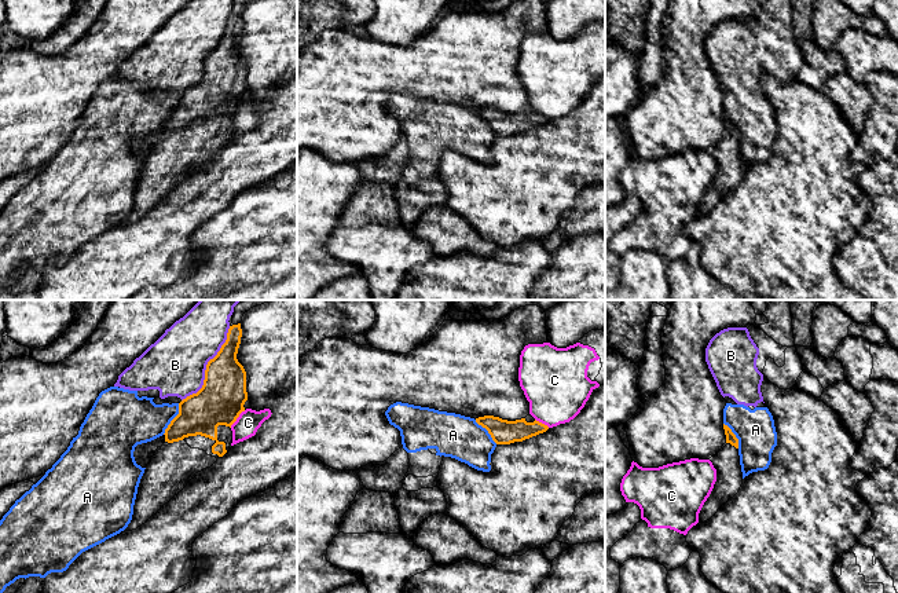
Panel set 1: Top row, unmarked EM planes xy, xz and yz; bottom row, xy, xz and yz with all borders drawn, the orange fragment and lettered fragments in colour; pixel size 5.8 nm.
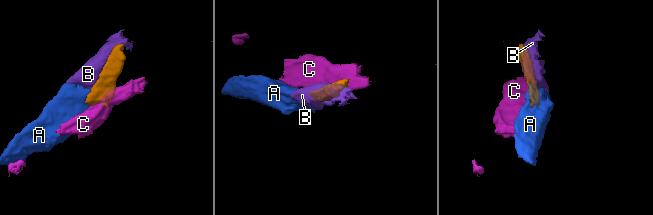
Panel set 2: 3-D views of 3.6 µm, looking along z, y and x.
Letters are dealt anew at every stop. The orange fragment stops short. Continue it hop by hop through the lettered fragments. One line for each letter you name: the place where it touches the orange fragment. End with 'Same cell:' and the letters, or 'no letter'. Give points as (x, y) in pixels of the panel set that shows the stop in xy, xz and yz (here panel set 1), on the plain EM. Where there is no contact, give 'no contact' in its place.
Same cell: no letter

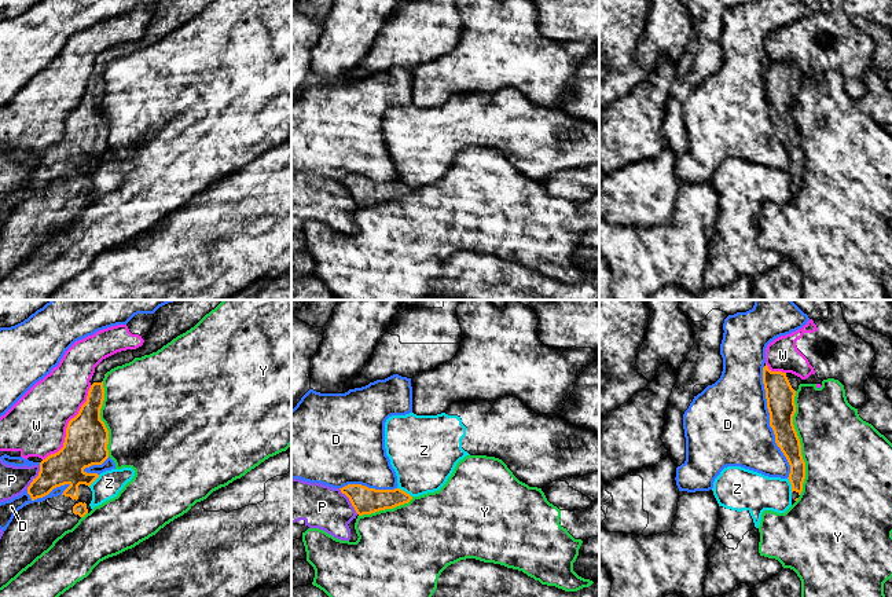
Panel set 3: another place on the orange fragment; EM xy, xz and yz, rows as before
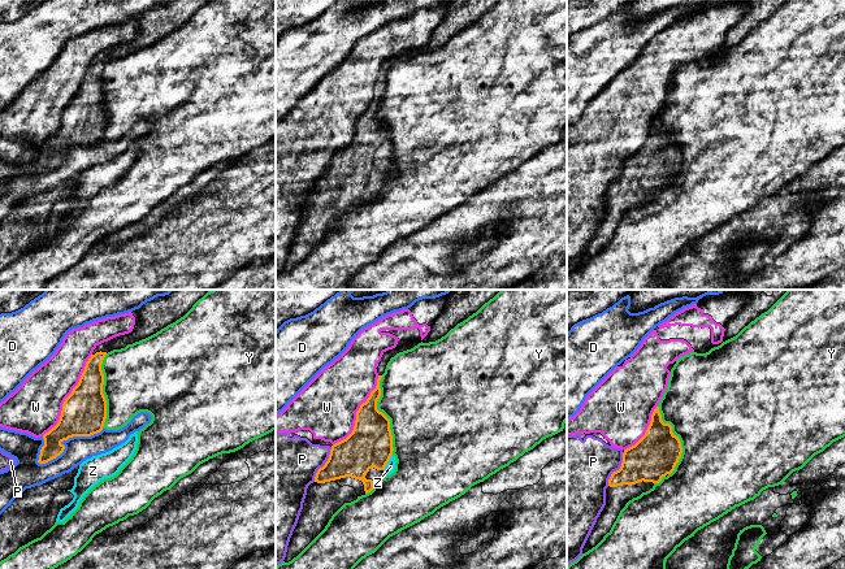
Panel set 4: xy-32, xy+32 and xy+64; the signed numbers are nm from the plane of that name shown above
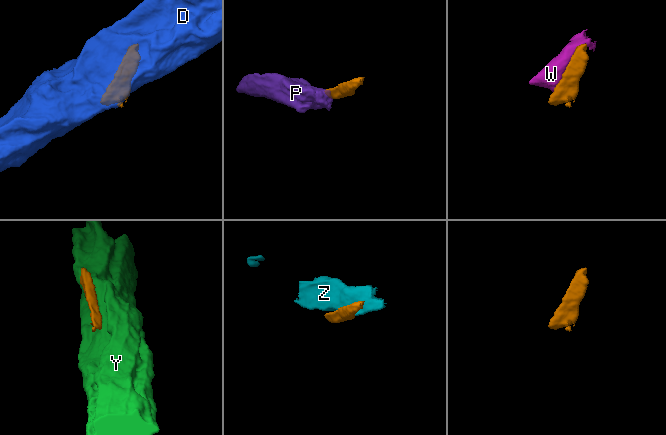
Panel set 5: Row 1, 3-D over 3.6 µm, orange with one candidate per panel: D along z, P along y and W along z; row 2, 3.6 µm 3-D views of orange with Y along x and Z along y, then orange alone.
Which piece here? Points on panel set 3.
Same cell: no letter

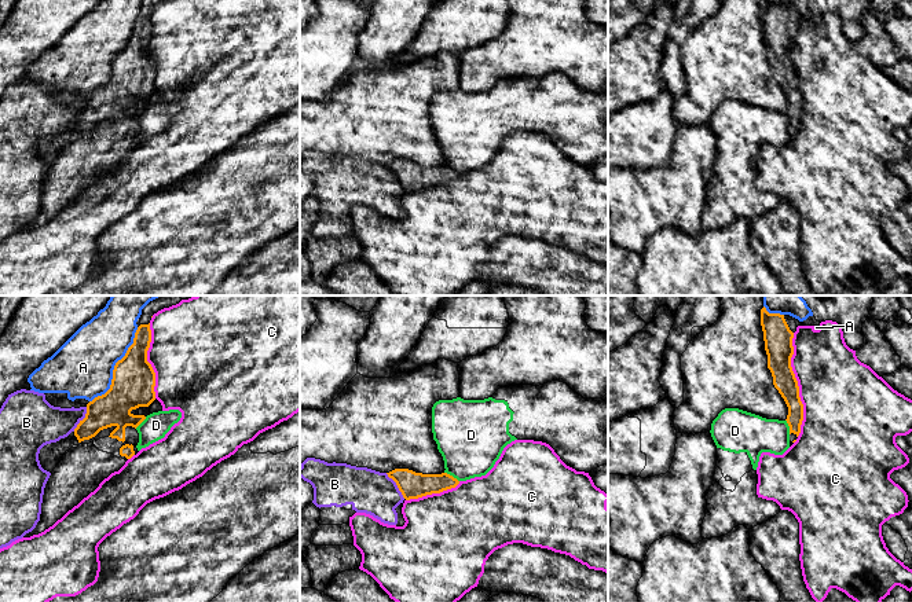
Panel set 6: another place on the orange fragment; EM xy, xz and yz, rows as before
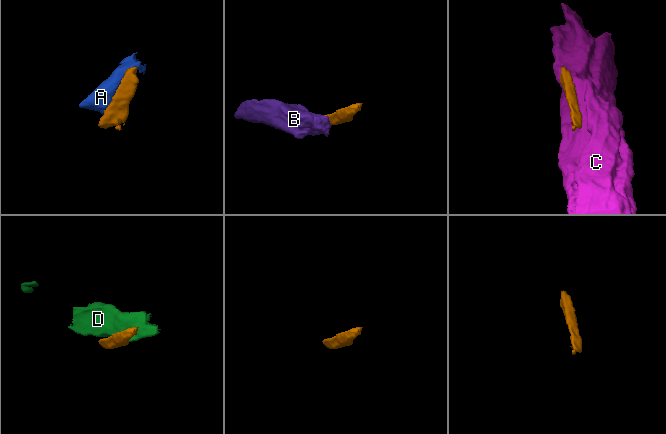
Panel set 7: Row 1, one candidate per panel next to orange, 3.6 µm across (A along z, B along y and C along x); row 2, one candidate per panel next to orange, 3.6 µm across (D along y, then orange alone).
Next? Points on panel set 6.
Same cell: no letter

